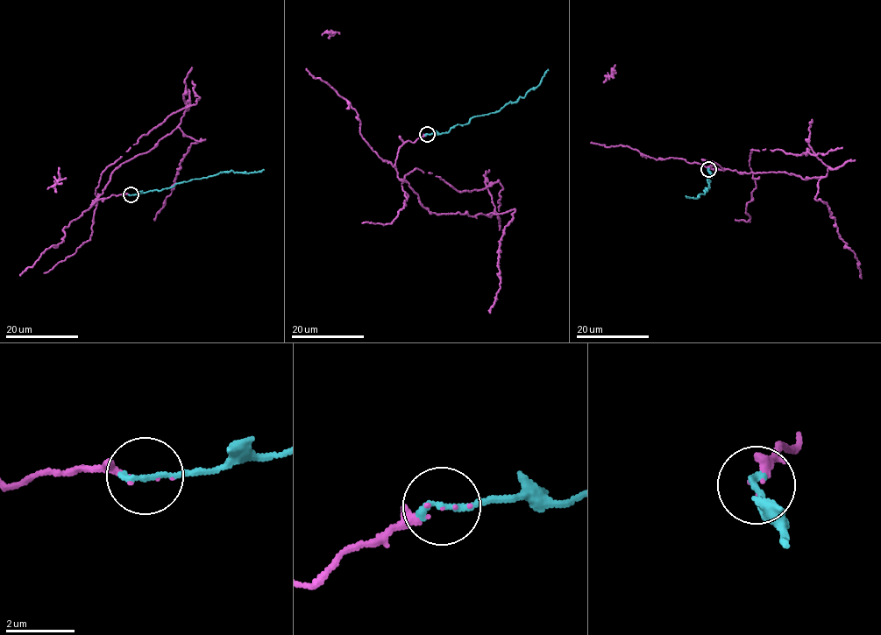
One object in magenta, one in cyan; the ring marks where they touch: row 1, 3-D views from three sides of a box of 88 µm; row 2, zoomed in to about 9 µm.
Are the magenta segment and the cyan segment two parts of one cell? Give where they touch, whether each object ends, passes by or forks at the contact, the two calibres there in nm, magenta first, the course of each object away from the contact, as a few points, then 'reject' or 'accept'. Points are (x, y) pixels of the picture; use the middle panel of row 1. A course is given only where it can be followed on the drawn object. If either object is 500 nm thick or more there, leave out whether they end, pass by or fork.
place (427, 134); magenta ends; cyan ends; calibres 50 and 200 nm; course magenta (427, 134), (402, 144), (394, 165), (420, 205), (471, 216), (515, 211), (500, 242), (500, 288), (489, 313); course cyan (427, 134), (448, 132), (473, 116), (516, 102), (538, 86), (549, 69); accept

